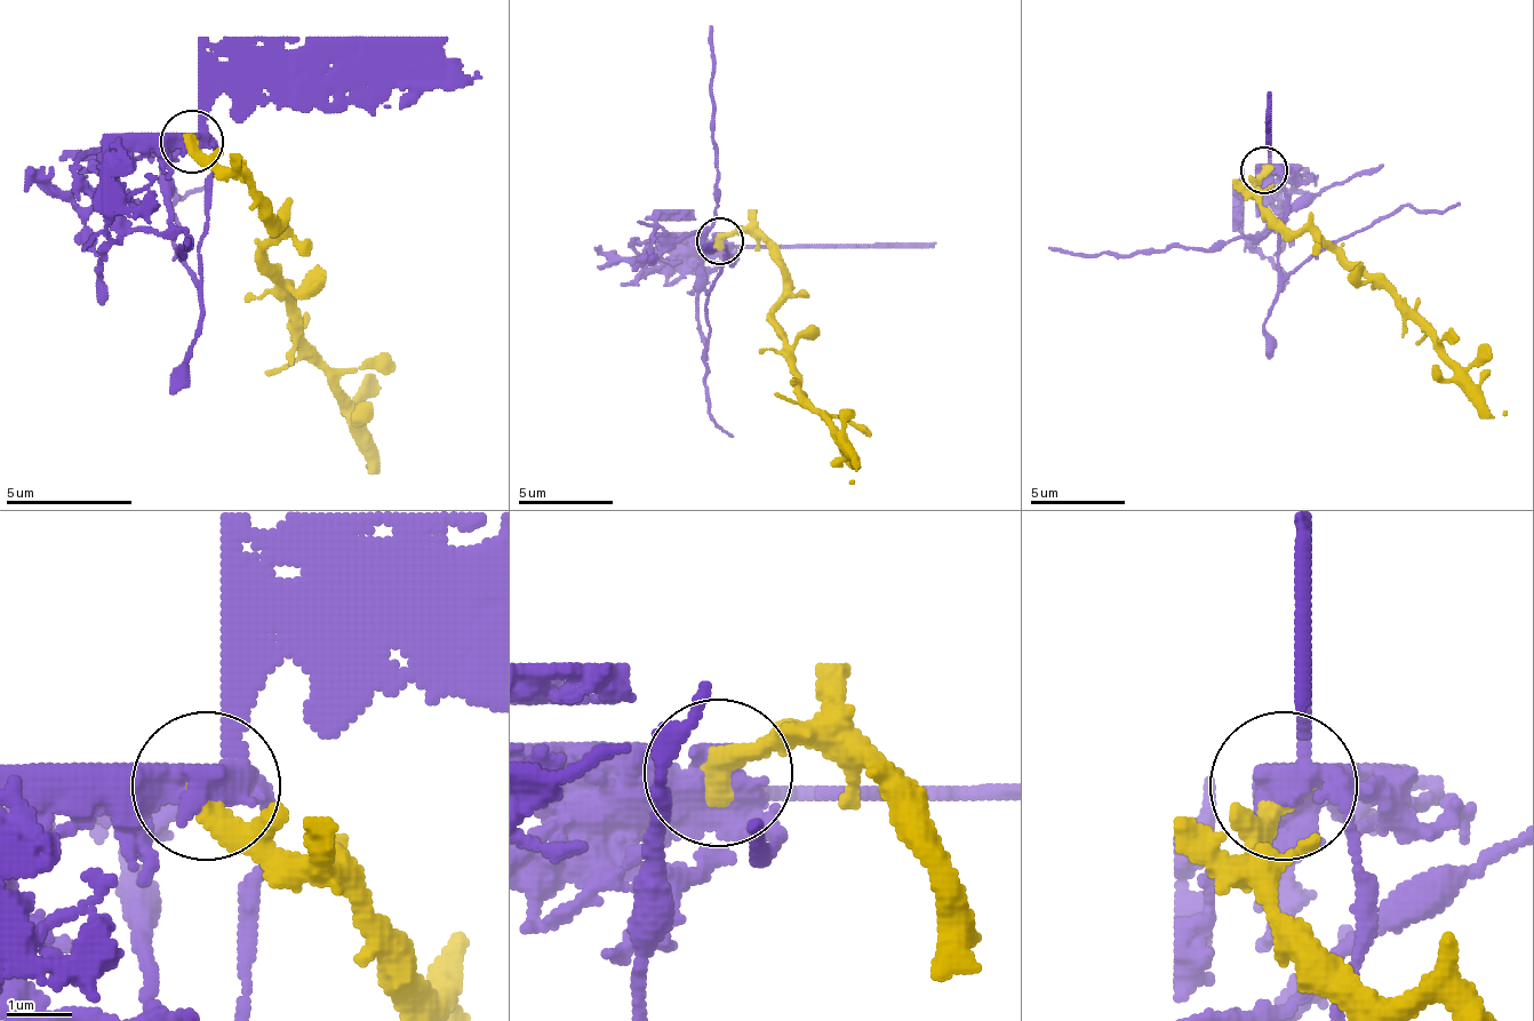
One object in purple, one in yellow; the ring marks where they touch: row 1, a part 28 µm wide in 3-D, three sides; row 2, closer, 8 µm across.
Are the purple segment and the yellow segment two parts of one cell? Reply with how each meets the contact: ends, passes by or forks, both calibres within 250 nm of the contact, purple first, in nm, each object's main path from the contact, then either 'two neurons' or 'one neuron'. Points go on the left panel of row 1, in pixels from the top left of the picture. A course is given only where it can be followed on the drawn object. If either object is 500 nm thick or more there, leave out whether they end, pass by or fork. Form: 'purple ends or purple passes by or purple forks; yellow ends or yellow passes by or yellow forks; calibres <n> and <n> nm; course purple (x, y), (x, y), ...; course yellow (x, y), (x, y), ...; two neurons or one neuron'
purple forks; yellow ends; calibres 400 and 480 nm; course purple (193, 143), (149, 143), (118, 174), (118, 212), (188, 237), (181, 256), (181, 244); course yellow (193, 143), (231, 168), (256, 193), (276, 224), (263, 262), (288, 332), (376, 464), (364, 464); two neurons

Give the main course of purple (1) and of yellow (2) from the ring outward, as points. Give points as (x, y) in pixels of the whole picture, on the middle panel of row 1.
1: (720, 241), (664, 237), (664, 241), (702, 232), (716, 213), (711, 24)
2: (720, 241), (749, 232), (768, 241), (782, 270), (782, 298), (773, 326), (791, 383), (857, 468), (848, 481)

